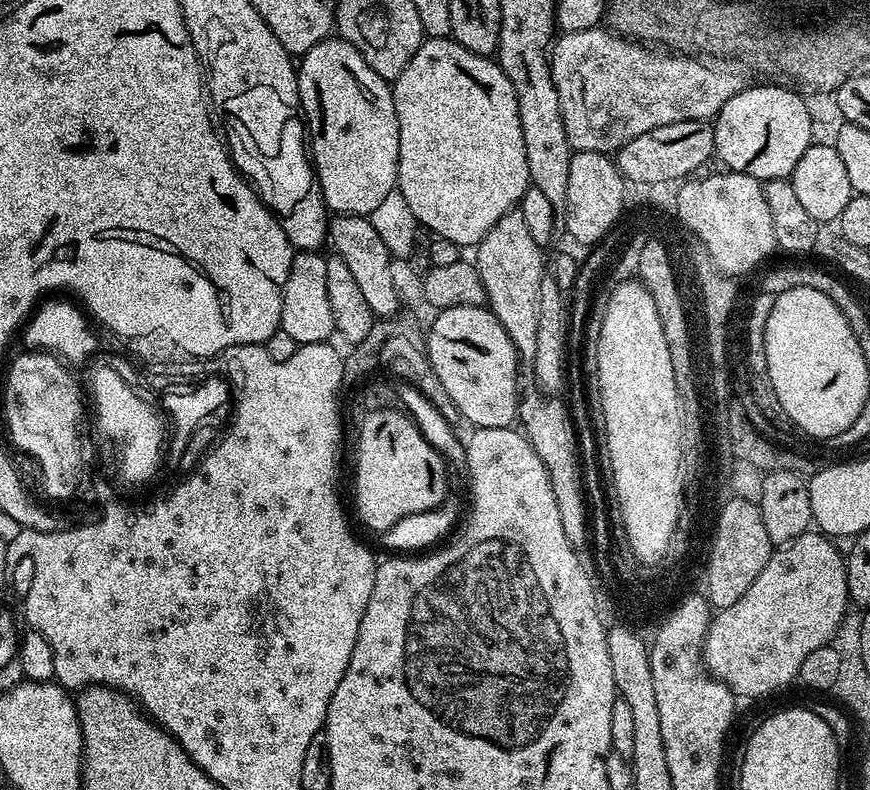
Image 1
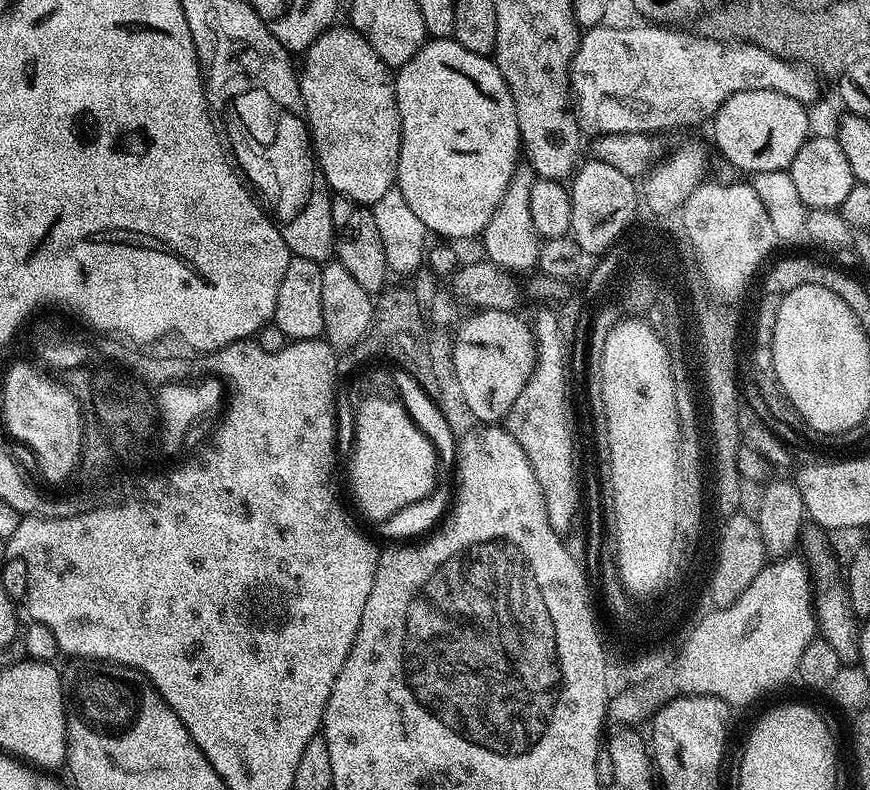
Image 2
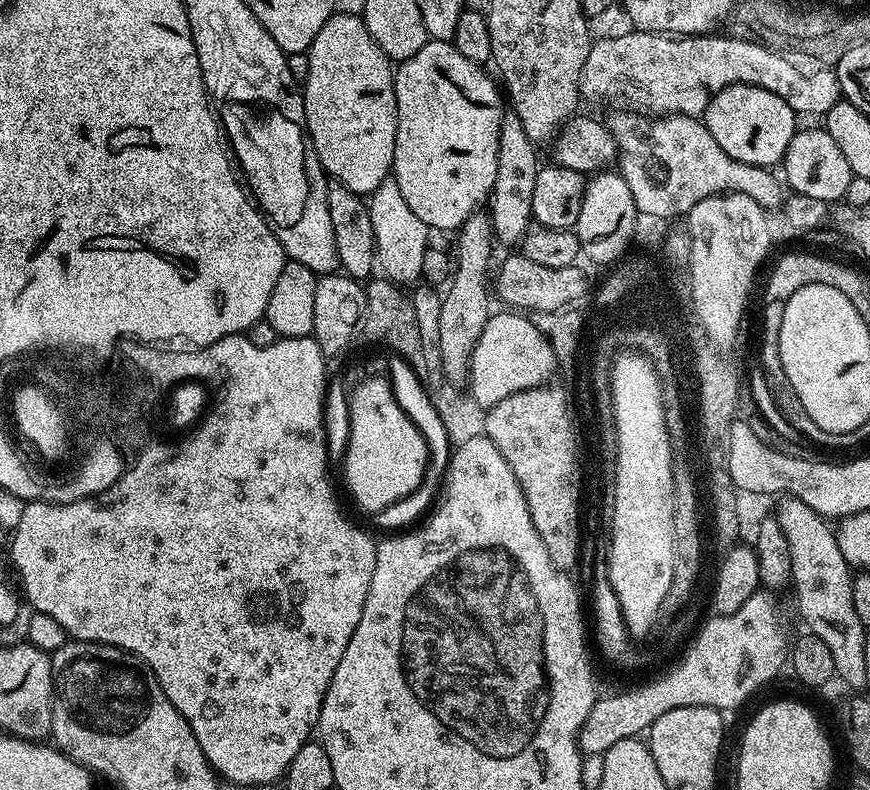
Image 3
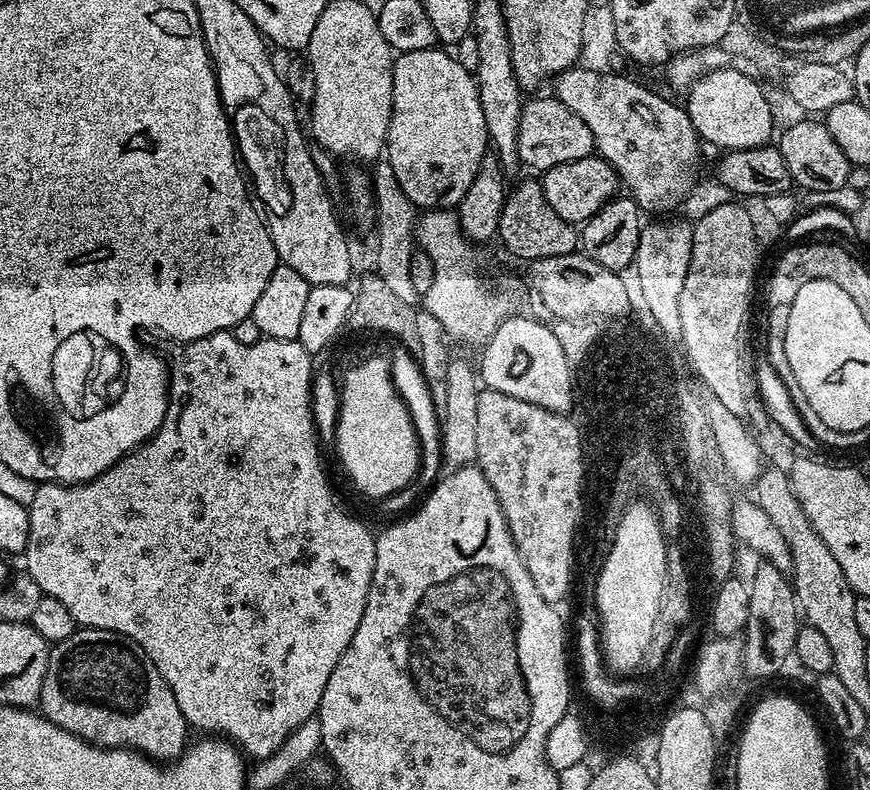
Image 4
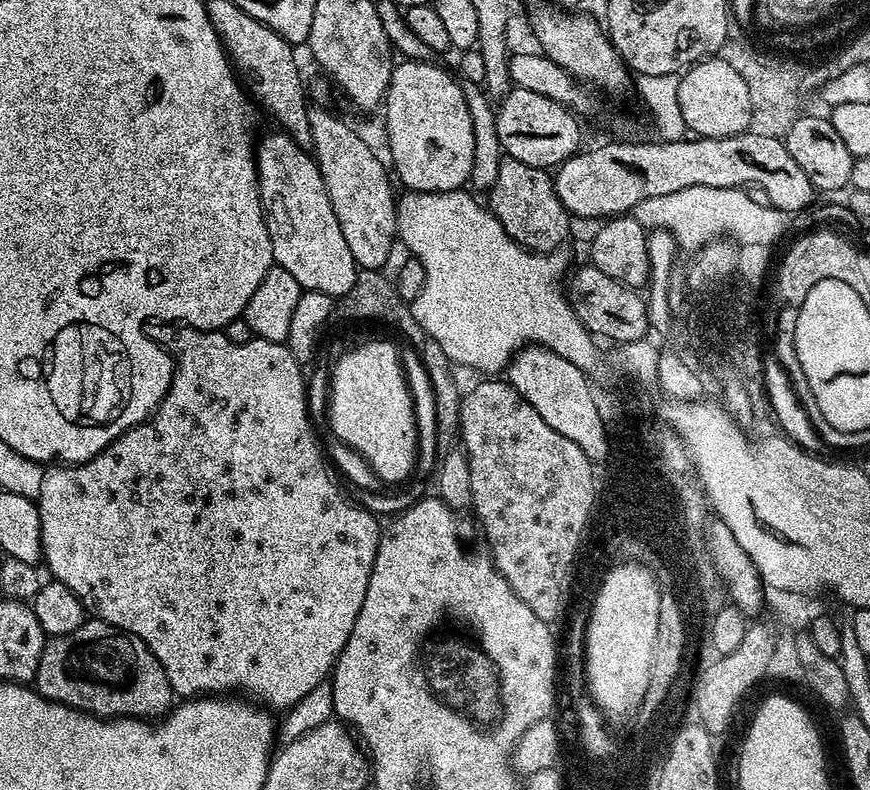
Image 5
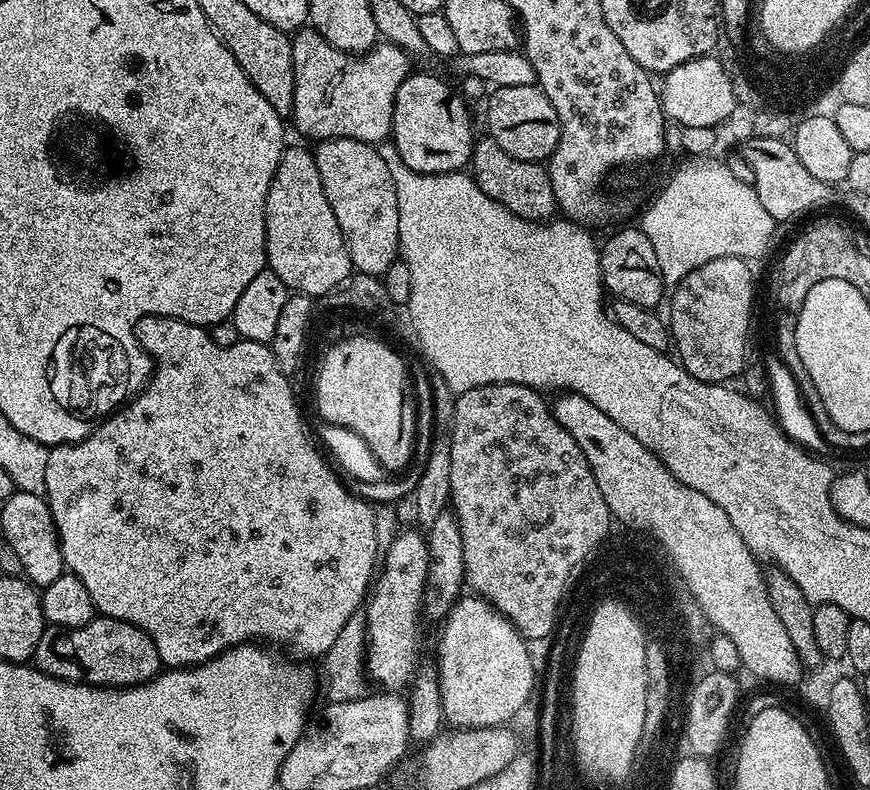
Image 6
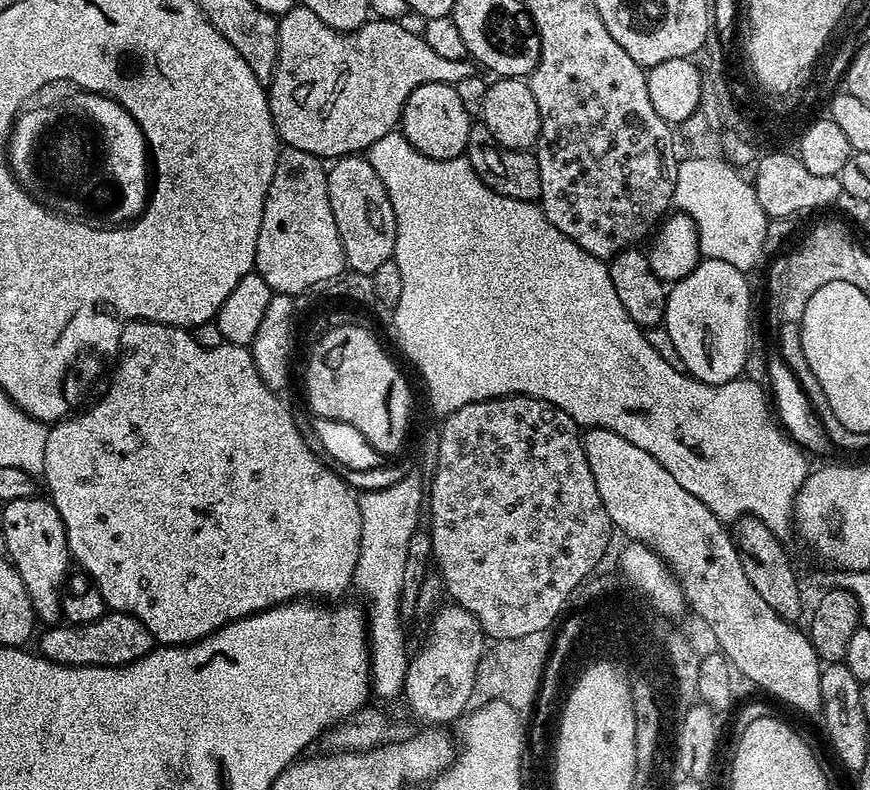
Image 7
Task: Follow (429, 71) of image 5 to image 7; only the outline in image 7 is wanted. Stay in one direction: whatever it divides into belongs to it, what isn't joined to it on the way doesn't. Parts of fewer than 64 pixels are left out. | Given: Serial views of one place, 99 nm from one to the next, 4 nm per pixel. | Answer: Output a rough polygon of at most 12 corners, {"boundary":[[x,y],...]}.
{"boundary":[[451,84],[418,86],[402,135],[422,154],[465,155],[473,121]]}

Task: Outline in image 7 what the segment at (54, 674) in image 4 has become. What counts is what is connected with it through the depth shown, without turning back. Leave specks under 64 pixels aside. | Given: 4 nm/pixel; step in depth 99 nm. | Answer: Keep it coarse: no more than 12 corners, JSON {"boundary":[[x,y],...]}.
{"boundary":[[125,612],[39,633],[39,655],[70,666],[122,666],[151,652]]}

